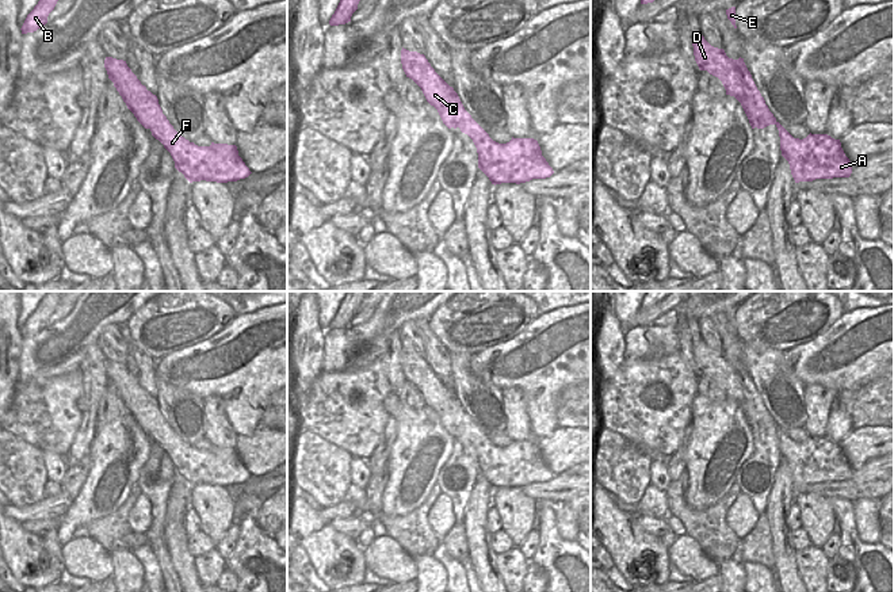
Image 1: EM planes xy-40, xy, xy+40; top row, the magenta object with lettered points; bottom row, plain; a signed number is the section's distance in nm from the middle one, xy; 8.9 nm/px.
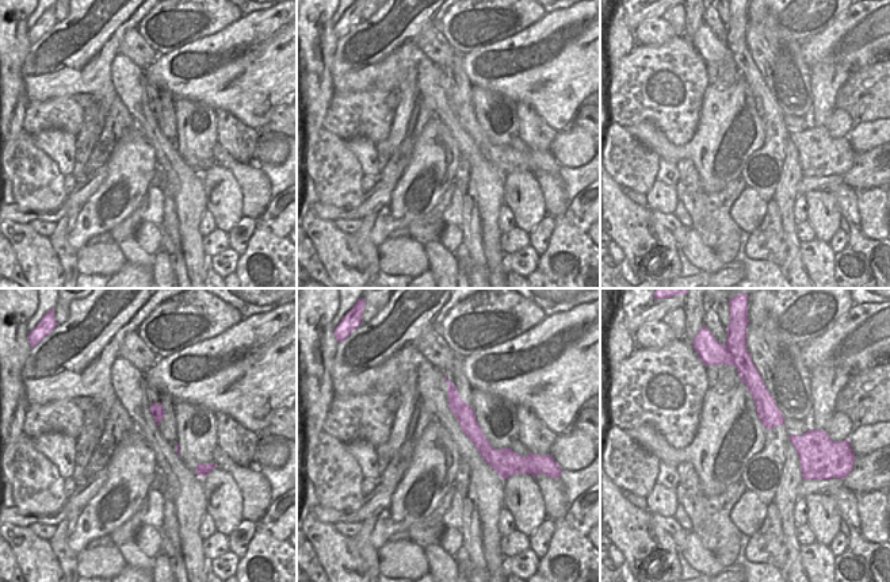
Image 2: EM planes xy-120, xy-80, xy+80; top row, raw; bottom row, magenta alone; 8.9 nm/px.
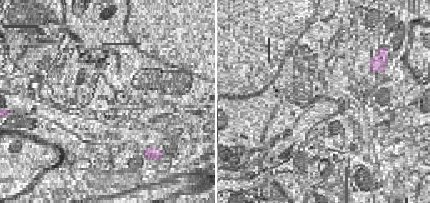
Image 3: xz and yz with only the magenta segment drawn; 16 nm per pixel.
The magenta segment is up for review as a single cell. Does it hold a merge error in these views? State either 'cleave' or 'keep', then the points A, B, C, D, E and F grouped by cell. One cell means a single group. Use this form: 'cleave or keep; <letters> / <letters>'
cleave; A B C D F / E

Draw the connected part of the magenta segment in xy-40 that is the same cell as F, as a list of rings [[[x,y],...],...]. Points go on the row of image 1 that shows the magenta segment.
[[[106,57],[104,68],[127,108],[164,145],[175,161],[175,168],[190,183],[237,182],[252,173],[238,156],[236,145],[211,142],[210,146],[198,146],[182,137],[169,121],[163,118],[157,96],[141,84],[126,61]]]

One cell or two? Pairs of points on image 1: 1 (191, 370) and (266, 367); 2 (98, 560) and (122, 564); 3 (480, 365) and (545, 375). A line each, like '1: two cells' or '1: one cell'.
1: one cell
2: two cells
3: one cell

